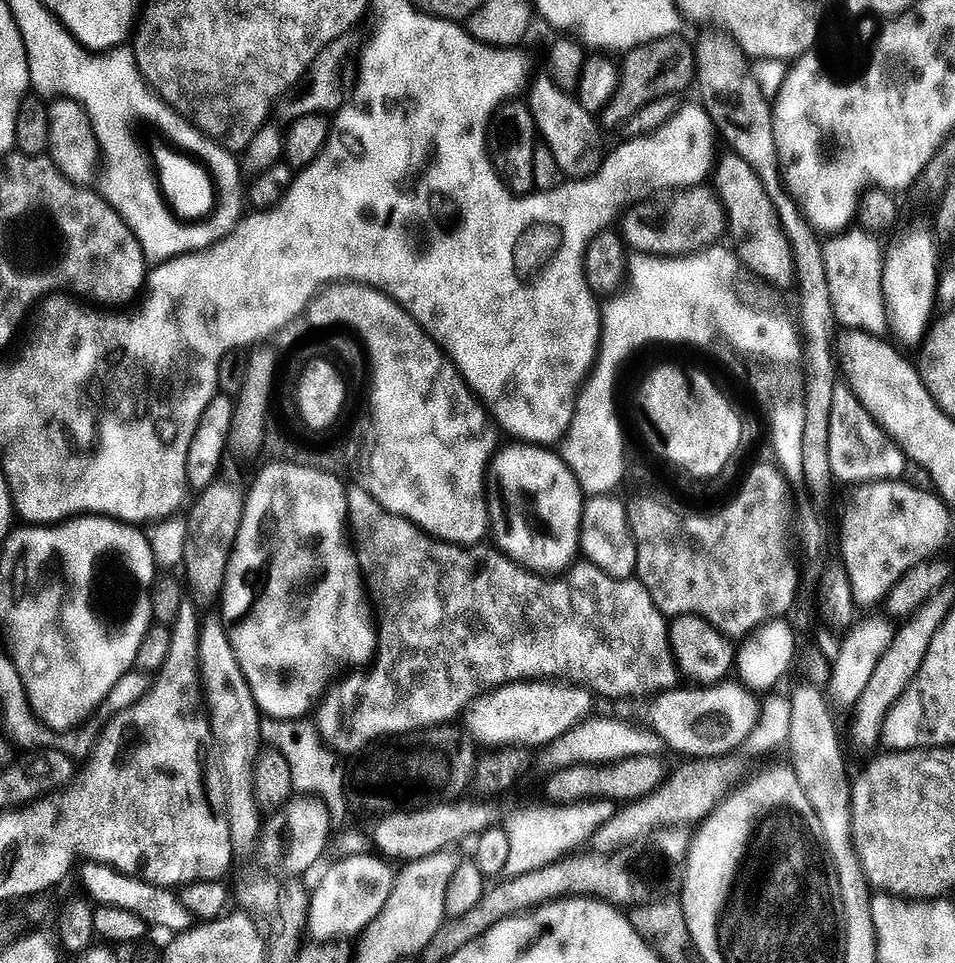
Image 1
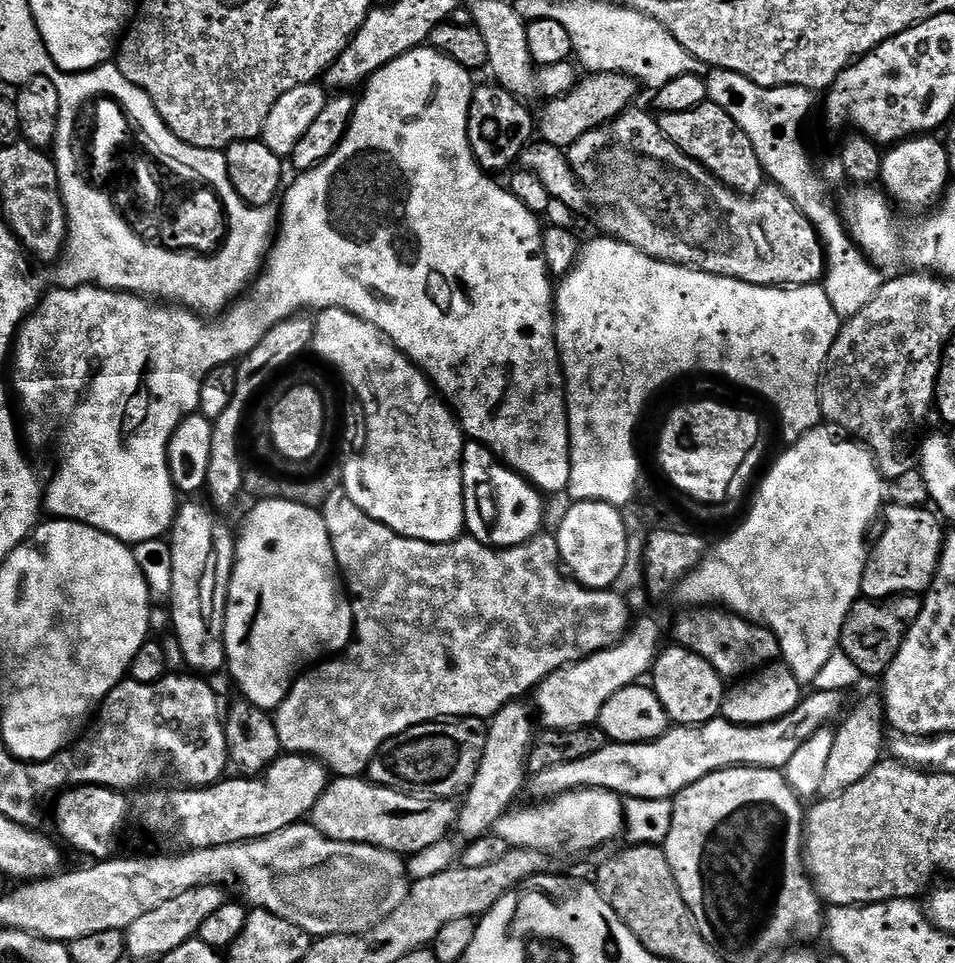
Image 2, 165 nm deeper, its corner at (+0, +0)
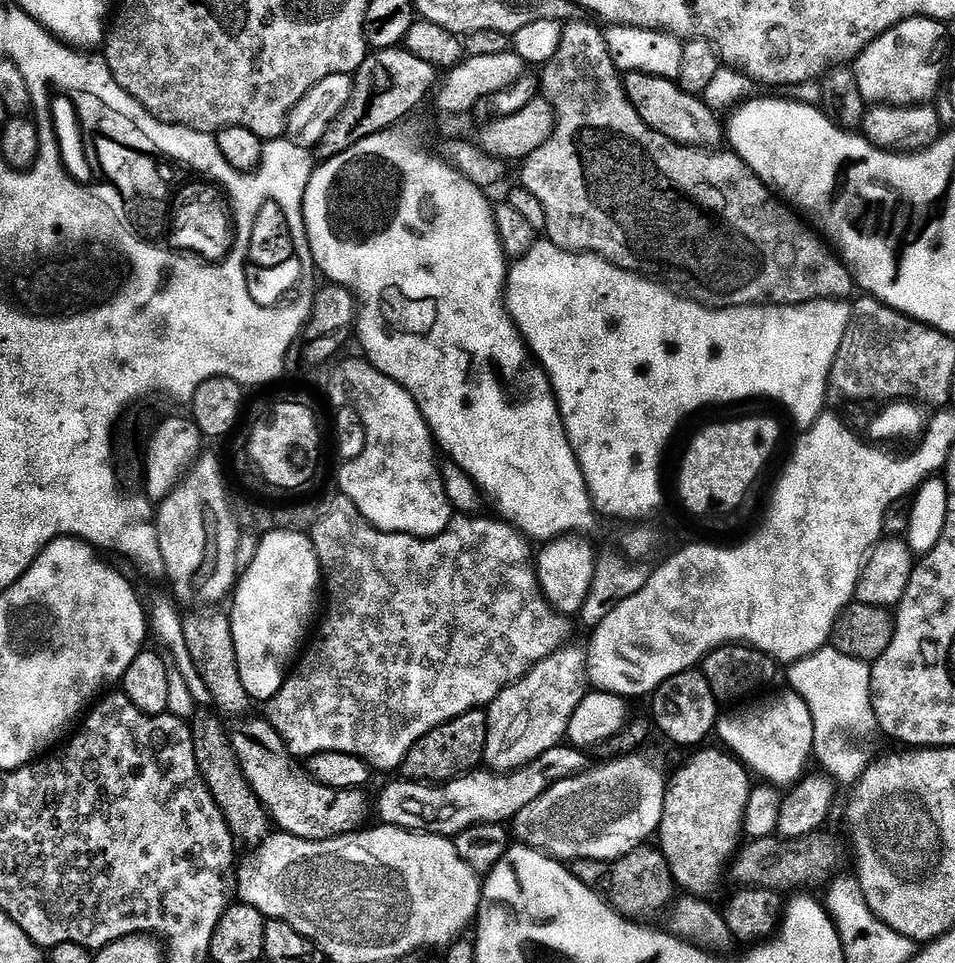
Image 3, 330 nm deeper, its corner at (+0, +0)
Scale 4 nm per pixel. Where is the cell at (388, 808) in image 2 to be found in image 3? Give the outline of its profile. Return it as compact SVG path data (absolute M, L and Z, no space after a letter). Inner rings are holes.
M240 748L236 756L250 787L279 831L303 840L329 840L365 827L368 800L361 789L337 790L322 786L311 775L306 776L294 768L287 755L280 760L264 760L264 752L260 752L260 748Z

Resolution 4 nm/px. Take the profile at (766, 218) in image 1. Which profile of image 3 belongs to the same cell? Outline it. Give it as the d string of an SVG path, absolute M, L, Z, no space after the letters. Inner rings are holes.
M630 72L623 77L623 82L630 106L634 106L638 118L642 118L650 130L689 148L716 150L725 143L726 128L722 120L720 124L721 117L699 95L684 92L675 79Z

